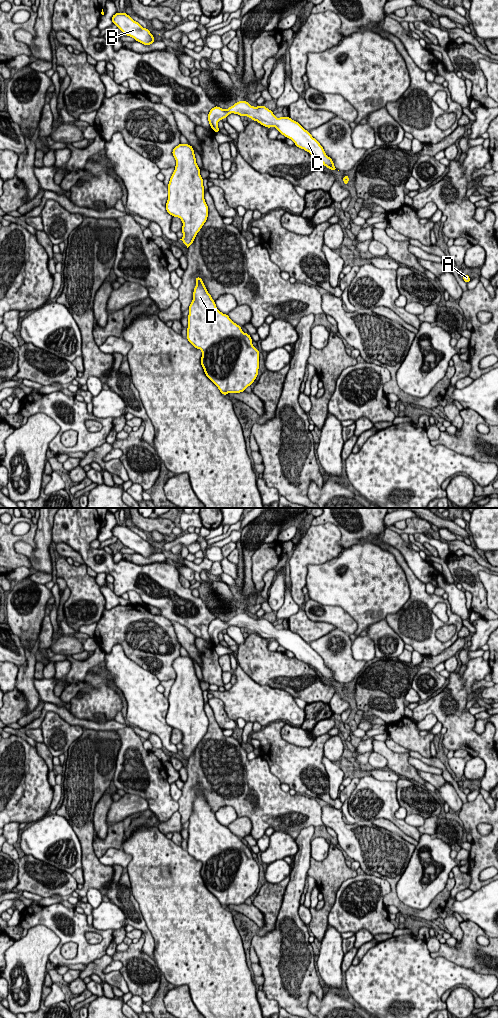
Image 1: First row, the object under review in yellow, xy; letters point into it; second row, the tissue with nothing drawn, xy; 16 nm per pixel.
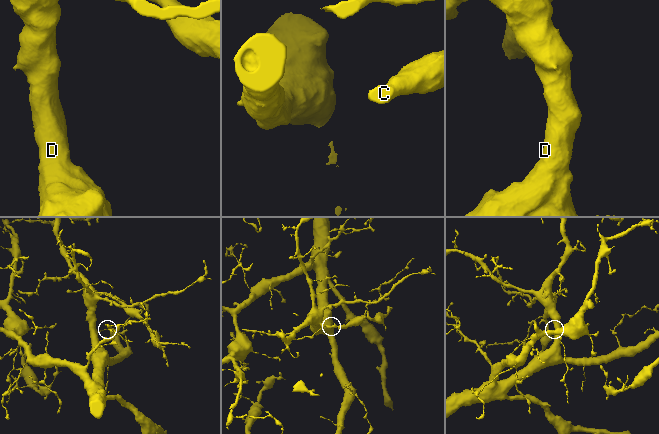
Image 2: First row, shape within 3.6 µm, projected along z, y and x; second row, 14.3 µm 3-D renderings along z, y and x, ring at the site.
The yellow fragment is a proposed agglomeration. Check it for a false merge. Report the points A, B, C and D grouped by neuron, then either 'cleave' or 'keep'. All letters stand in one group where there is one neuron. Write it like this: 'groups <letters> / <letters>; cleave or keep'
groups A B C D; keep

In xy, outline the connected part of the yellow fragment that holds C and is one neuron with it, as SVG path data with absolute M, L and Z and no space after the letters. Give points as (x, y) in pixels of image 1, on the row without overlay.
M239 613L228 621L215 618L208 626L208 633L211 640L218 645L218 633L226 630L231 625L238 626L239 628L247 628L267 640L274 638L279 645L291 651L298 660L304 661L313 669L318 670L323 677L330 682L337 682L333 672L326 667L323 659L312 649L310 644L290 629L283 628L277 630L273 624L264 617L254 619L247 613Z

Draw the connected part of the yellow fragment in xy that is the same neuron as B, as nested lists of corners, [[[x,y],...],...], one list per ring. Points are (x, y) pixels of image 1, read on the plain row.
[[[125,524],[116,525],[111,530],[112,535],[115,536],[125,547],[134,550],[143,557],[150,557],[154,553],[154,548],[146,540],[143,540],[138,534],[134,533]]]

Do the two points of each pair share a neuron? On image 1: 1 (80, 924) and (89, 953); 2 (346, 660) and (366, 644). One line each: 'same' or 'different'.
1: same
2: different

